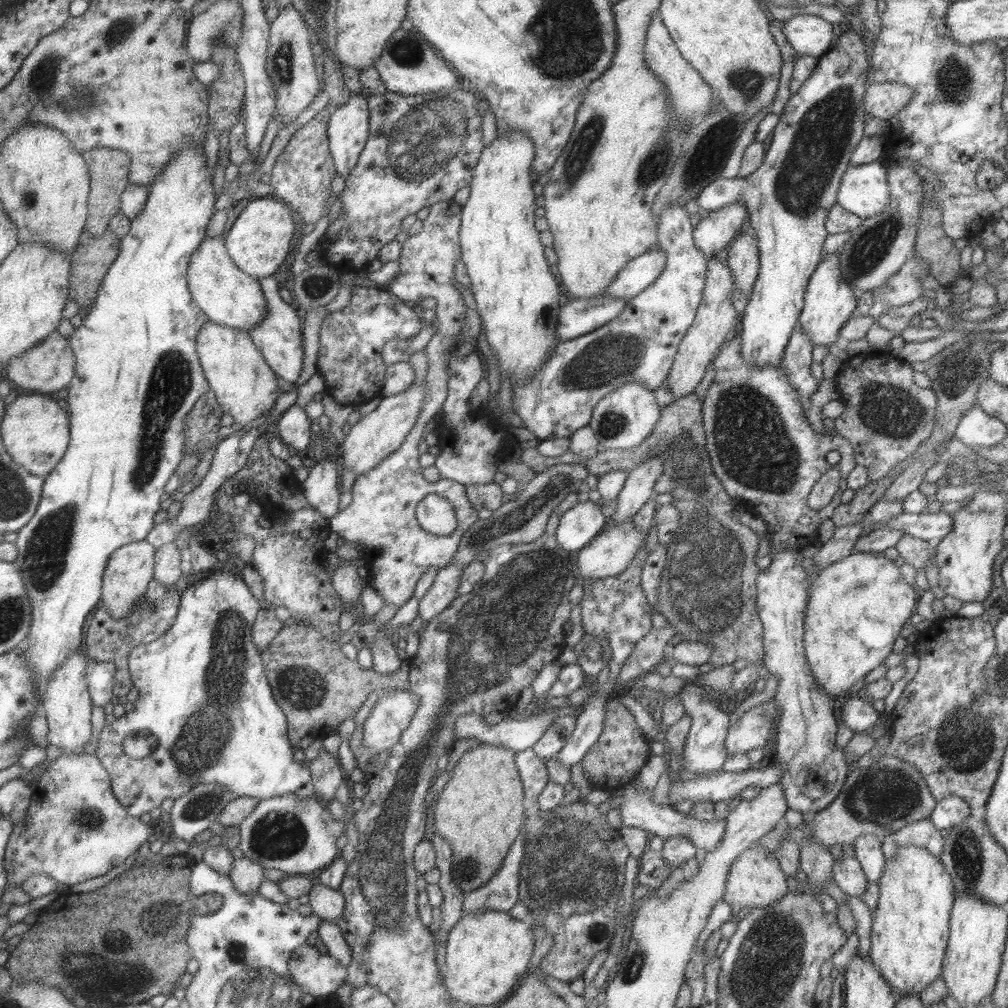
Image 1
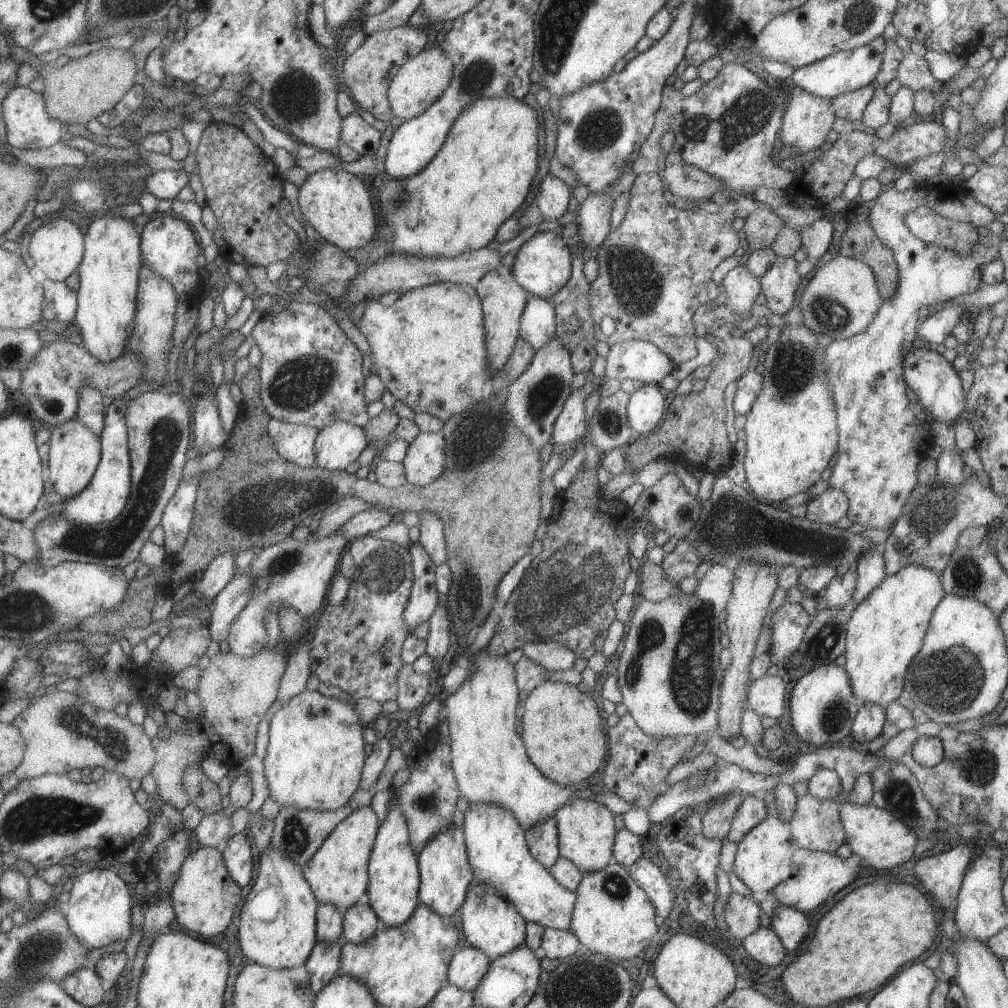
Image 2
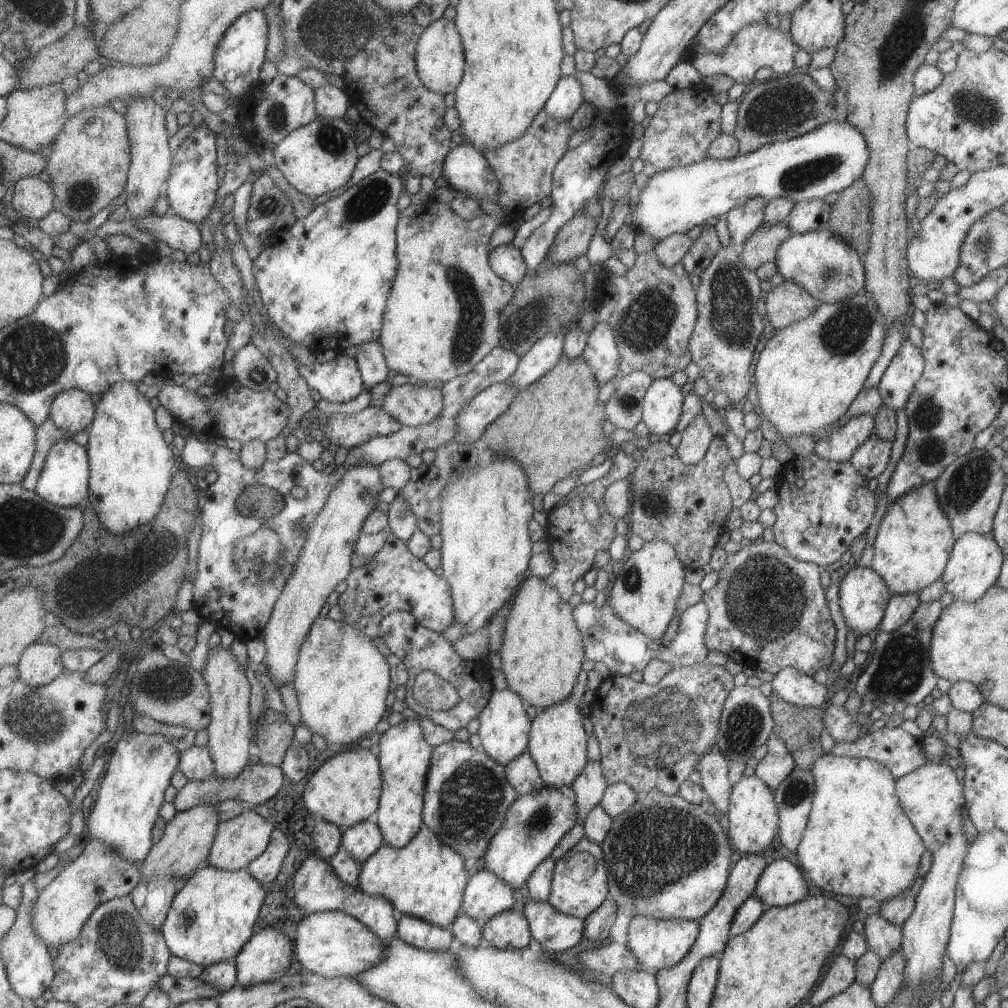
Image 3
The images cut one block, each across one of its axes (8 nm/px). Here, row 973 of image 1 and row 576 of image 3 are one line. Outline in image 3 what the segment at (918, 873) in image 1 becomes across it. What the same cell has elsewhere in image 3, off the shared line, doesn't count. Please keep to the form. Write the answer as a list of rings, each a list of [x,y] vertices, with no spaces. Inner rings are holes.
[[[932,482],[915,486],[913,490],[907,491],[907,494],[895,498],[893,502],[887,505],[882,520],[876,532],[875,540],[872,544],[874,555],[870,562],[870,566],[881,580],[885,582],[885,586],[893,594],[915,594],[919,593],[923,588],[935,582],[937,578],[941,578],[944,566],[951,554],[954,538],[950,522],[939,502],[937,502],[937,494],[935,494],[935,486]]]

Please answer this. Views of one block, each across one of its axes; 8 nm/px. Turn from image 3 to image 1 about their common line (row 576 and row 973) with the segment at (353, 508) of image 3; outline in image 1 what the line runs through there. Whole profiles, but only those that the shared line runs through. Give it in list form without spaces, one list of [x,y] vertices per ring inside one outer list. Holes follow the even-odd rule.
[[[307,944],[298,946],[291,953],[287,970],[292,986],[305,995],[333,994],[339,986],[346,984],[346,966]]]

